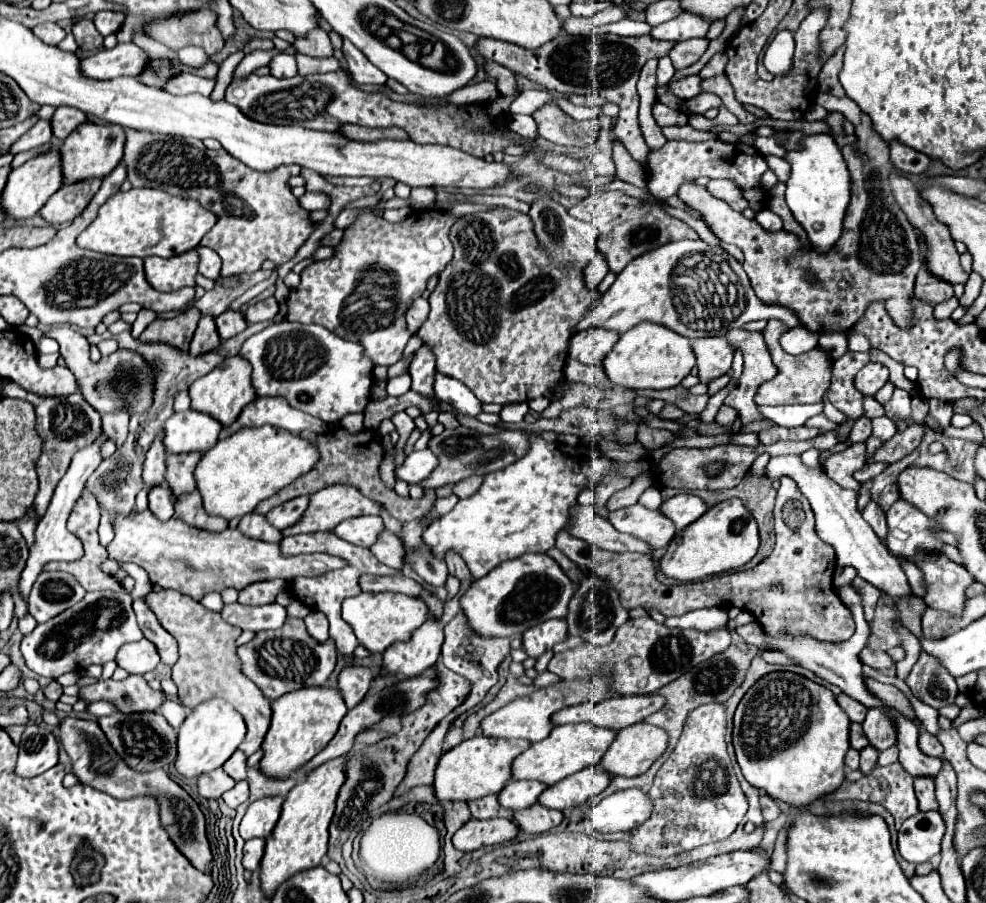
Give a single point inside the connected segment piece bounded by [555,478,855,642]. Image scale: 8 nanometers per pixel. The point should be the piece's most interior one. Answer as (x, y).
(791, 591)

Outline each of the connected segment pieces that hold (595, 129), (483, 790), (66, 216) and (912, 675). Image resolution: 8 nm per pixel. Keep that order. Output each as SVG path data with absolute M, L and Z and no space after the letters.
M547 104L539 108L533 114L533 120L537 122L537 134L559 146L587 148L595 144L601 128L599 118L577 122L577 120L571 120L571 116L567 116L555 104Z
M477 734L471 740L463 740L459 746L445 752L435 770L435 794L441 802L445 800L475 800L489 794L499 794L511 778L511 762L531 746L527 740L515 738L493 738Z
M87 178L83 182L75 182L75 184L59 188L49 198L49 202L43 206L43 210L39 214L49 224L55 224L55 226L71 222L87 208L91 198L97 194L101 182L103 182L103 178Z
M921 654L917 664L911 668L905 684L915 698L935 710L953 704L959 694L955 680L949 674L939 674L939 670L935 670L935 662L931 662L925 654Z

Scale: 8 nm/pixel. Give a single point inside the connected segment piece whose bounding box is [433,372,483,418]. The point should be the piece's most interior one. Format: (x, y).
(458, 396)

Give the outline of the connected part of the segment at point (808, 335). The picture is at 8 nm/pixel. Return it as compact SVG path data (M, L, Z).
M803 326L791 328L787 334L783 334L783 350L791 354L801 354L817 346L817 334L805 330Z

